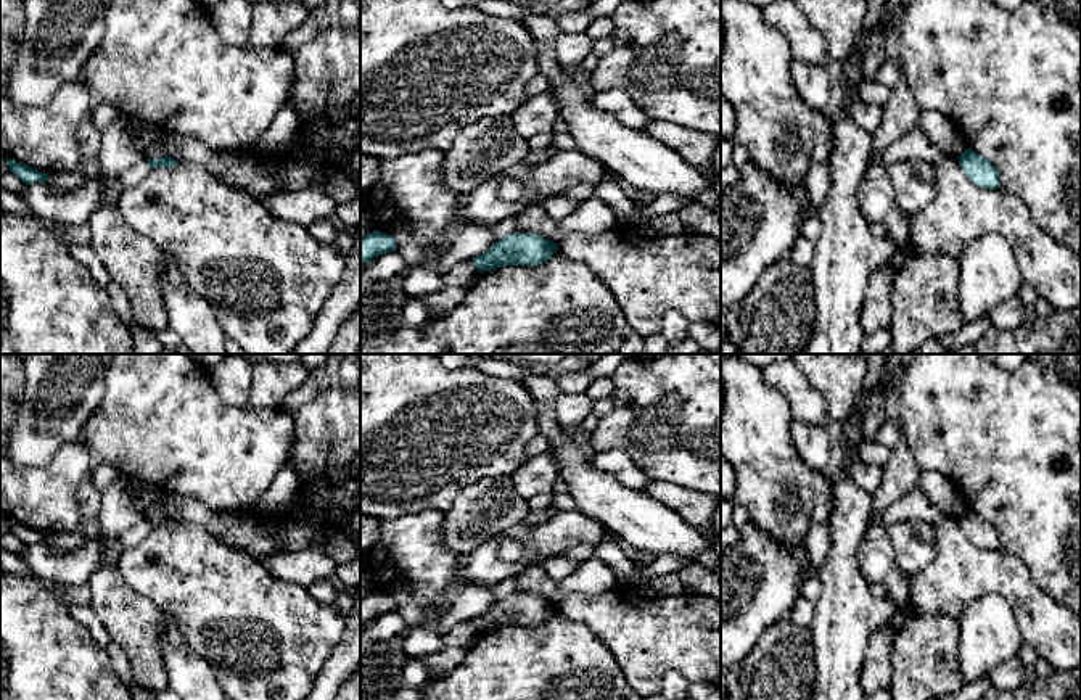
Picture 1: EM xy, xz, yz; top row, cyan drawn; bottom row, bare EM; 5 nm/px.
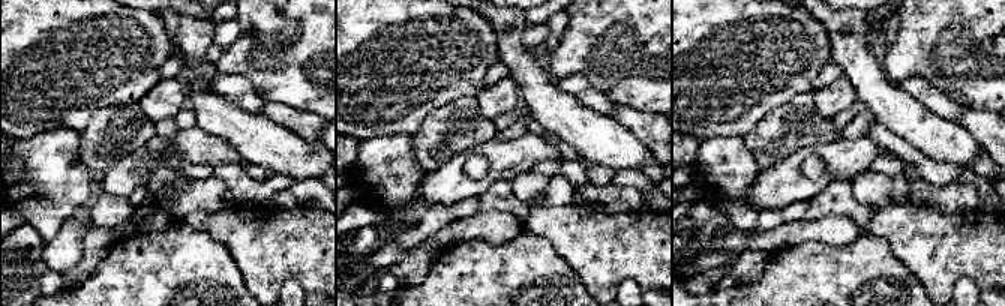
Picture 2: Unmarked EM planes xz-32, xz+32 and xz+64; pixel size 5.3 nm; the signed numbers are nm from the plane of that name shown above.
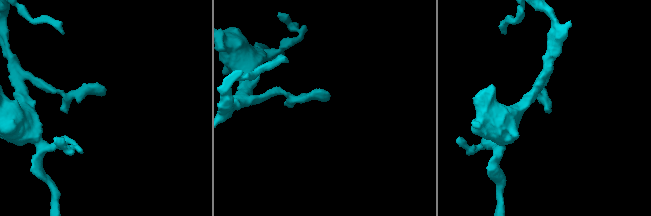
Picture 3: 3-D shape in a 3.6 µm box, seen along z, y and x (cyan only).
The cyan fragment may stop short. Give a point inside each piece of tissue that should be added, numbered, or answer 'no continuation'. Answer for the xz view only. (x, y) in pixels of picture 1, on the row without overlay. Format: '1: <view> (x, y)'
no continuation

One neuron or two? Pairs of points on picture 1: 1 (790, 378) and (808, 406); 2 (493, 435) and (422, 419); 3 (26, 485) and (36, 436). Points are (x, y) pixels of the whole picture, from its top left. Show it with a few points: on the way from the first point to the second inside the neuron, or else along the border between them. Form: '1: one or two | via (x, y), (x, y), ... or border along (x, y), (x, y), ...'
1: one | via (793, 385), (803, 399)
2: one | via (475, 427), (439, 427)
3: two | border along (61, 446), (41, 467), (16, 465)

